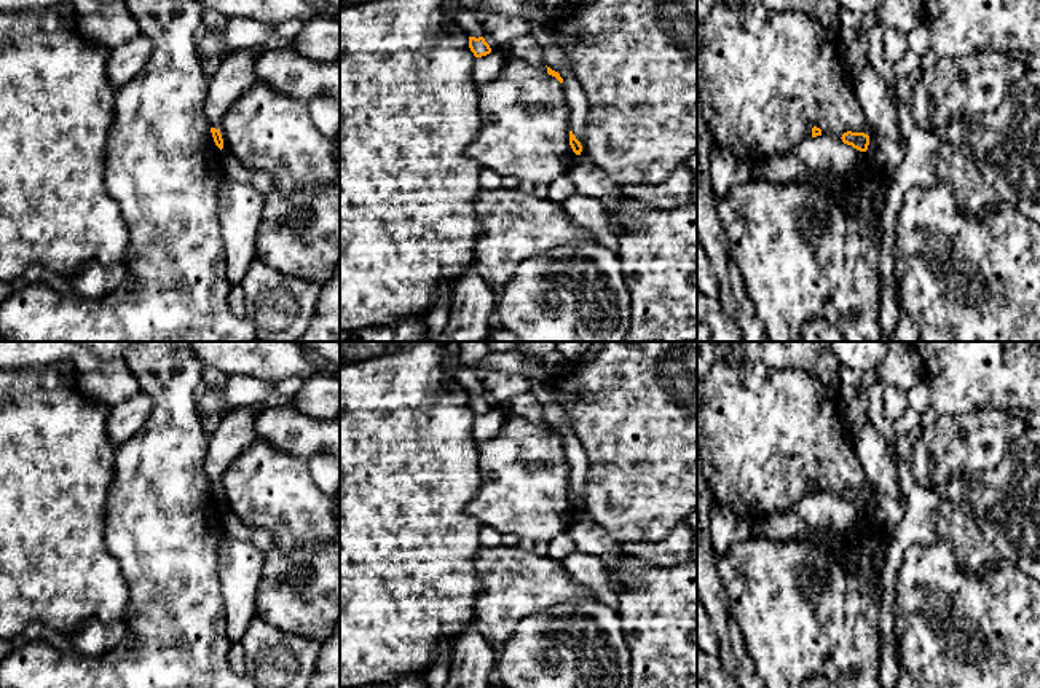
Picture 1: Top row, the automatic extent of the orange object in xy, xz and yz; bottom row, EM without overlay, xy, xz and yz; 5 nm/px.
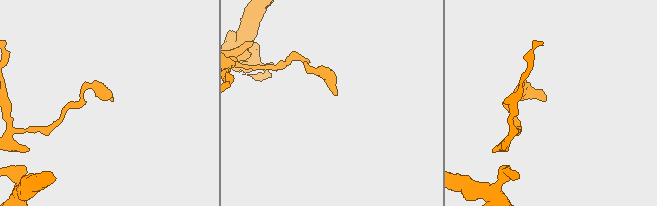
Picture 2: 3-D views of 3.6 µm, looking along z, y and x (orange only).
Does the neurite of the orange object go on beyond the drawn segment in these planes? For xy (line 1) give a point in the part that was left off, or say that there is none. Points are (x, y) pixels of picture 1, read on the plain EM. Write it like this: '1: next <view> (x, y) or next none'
1: next none

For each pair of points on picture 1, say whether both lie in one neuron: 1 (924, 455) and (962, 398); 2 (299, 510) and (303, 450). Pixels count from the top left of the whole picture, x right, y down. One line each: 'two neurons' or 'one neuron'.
1: two neurons
2: two neurons

